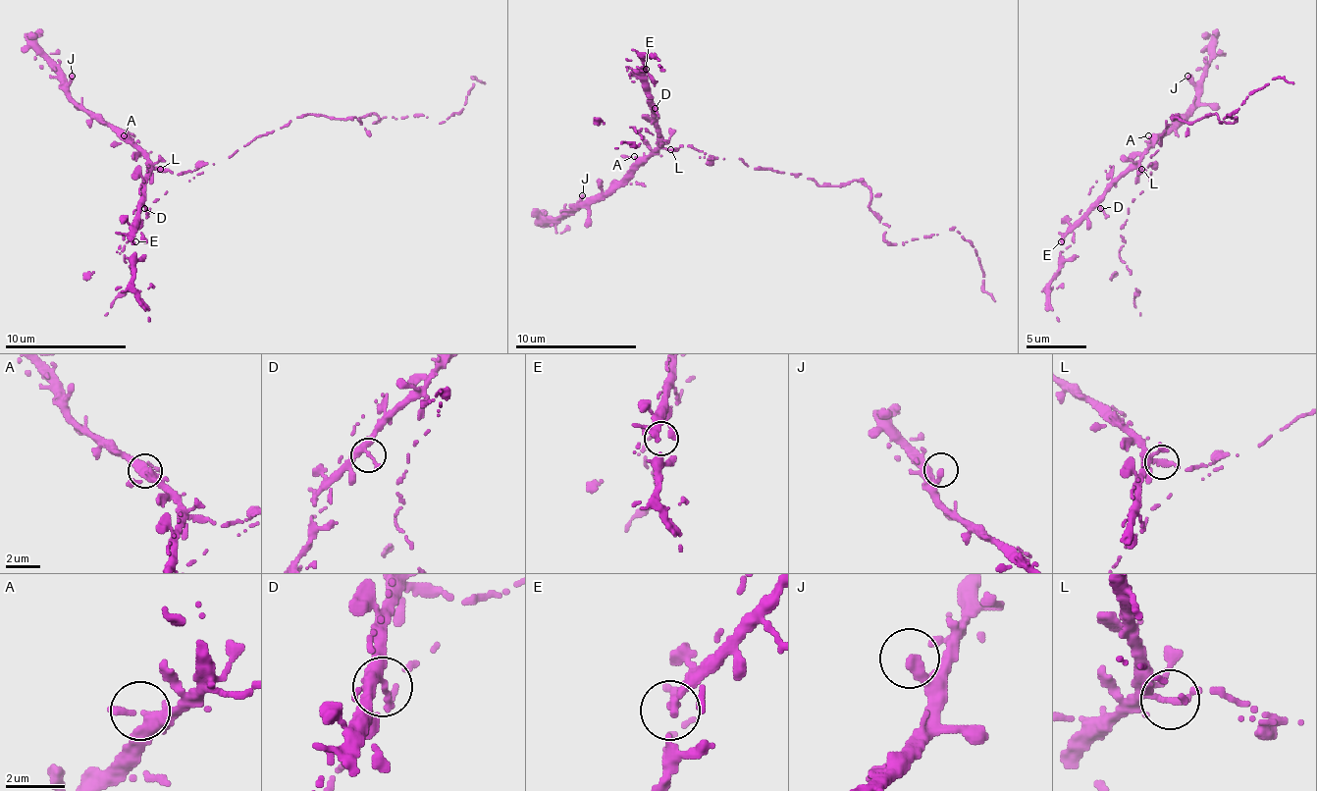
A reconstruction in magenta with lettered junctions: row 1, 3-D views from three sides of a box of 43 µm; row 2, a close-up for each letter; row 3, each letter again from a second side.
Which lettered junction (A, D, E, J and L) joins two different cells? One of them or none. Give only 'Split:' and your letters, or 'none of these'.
Split: L

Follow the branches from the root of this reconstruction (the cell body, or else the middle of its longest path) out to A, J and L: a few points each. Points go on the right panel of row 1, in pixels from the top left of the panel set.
A: (1164, 130), (1151, 163), (1142, 172), (1136, 172), (1142, 169), (1139, 157), (1148, 148), (1148, 135)
J: (1164, 130), (1151, 163), (1142, 172), (1136, 172), (1142, 169), (1139, 160), (1193, 102), (1197, 84), (1187, 76)
L: (1164, 130), (1151, 163), (1142, 172), (1136, 172), (1142, 169)

